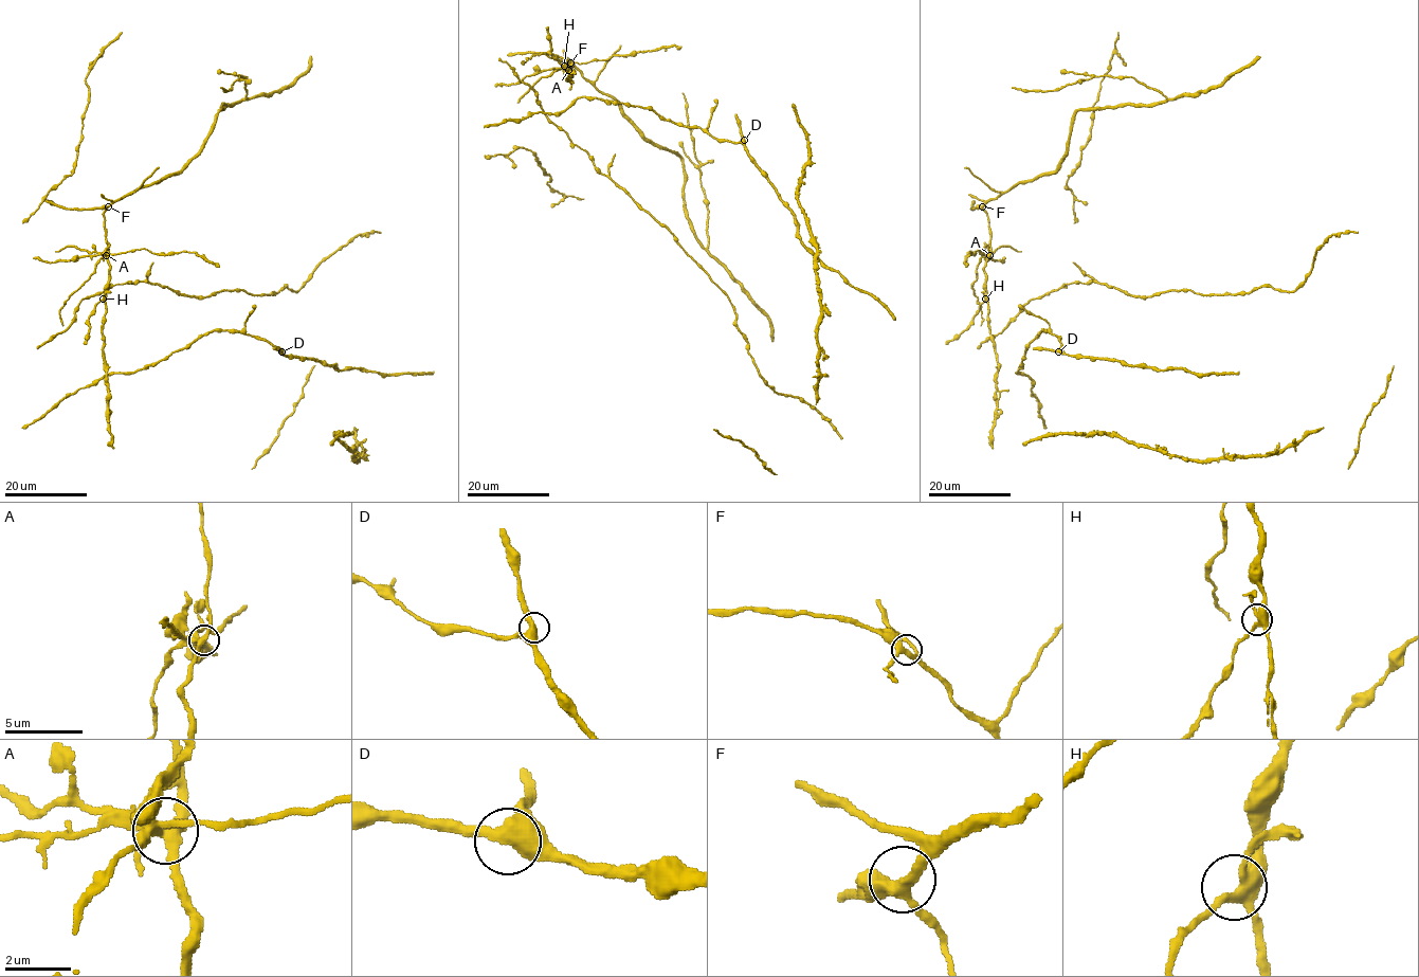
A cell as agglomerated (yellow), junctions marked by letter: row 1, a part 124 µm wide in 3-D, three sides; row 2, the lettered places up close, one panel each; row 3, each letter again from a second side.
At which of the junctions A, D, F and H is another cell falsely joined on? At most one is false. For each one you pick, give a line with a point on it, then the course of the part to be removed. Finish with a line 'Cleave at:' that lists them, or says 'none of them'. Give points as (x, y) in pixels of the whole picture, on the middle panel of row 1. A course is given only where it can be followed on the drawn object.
A: at (568, 70); foreign part runs (568, 70), (567, 67), (575, 62), (635, 54), (659, 48), (681, 48)
Cleave at: A

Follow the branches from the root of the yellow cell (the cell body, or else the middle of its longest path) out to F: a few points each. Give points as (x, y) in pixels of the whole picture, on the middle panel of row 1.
F: (564, 76), (564, 71), (571, 65), (569, 72), (565, 68), (570, 62)

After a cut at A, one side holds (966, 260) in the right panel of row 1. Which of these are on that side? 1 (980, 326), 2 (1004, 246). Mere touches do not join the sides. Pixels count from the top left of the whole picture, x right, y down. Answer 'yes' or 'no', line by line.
1: yes
2: yes

